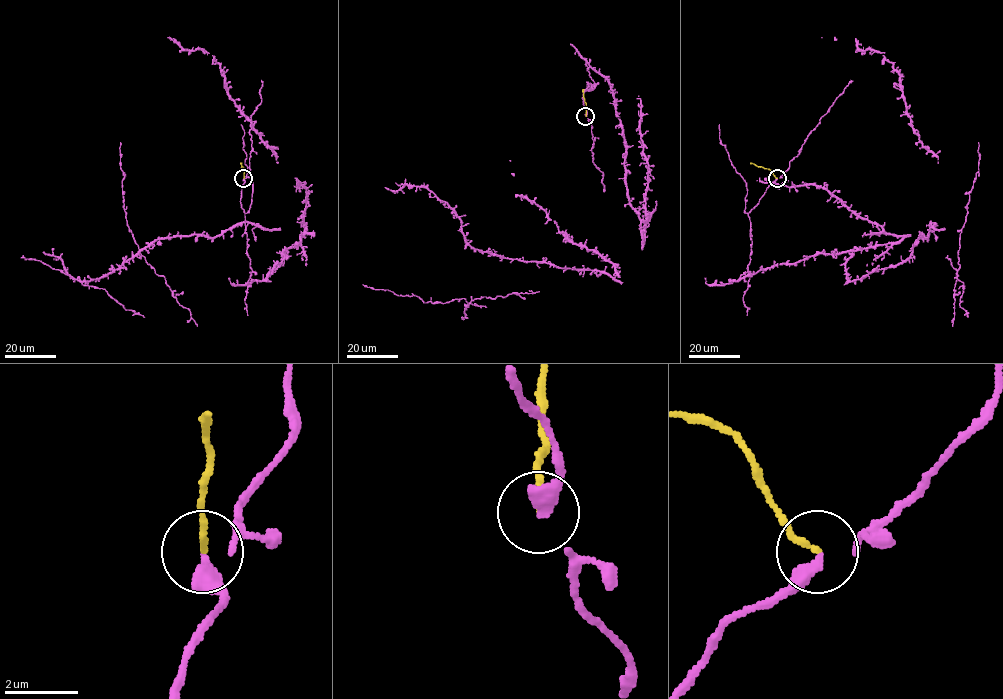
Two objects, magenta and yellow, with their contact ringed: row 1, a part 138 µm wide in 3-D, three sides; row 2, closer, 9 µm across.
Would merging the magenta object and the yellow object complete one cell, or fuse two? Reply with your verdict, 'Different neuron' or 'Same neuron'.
Different neuron

